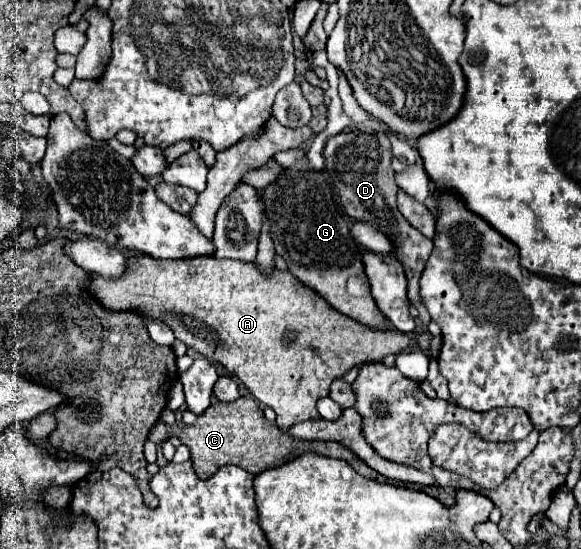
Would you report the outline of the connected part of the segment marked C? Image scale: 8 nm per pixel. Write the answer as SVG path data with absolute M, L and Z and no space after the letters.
M239 397L233 403L213 403L203 415L197 417L193 425L185 423L173 423L173 425L155 425L149 433L149 439L153 441L155 437L165 437L165 435L177 435L191 451L191 461L195 465L195 471L201 479L209 479L213 473L217 473L219 467L223 465L241 465L245 471L257 475L269 467L277 467L287 463L289 459L295 459L295 455L313 451L325 457L337 457L347 461L359 475L377 479L379 475L365 465L353 451L345 449L341 443L335 441L301 441L291 435L285 435L279 431L275 423L269 423L259 409L257 401L253 397Z

